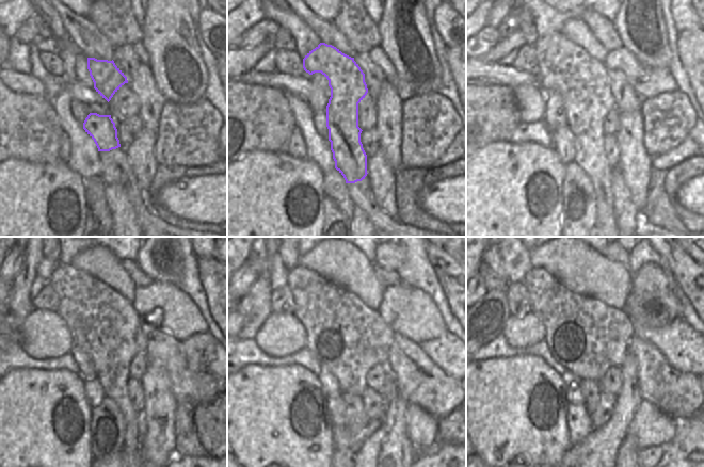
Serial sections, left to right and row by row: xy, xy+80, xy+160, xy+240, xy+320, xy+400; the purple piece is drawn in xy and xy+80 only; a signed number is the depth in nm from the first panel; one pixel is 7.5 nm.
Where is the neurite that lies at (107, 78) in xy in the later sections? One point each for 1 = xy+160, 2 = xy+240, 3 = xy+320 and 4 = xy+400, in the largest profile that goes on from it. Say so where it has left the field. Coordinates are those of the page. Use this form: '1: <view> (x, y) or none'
1: xy+160 (564, 67)
2: xy+240 (111, 335)
3: xy+320 (344, 334)
4: xy+400 (587, 337)

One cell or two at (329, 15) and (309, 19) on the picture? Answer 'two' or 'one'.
two

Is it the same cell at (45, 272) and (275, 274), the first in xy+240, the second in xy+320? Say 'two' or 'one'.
two

